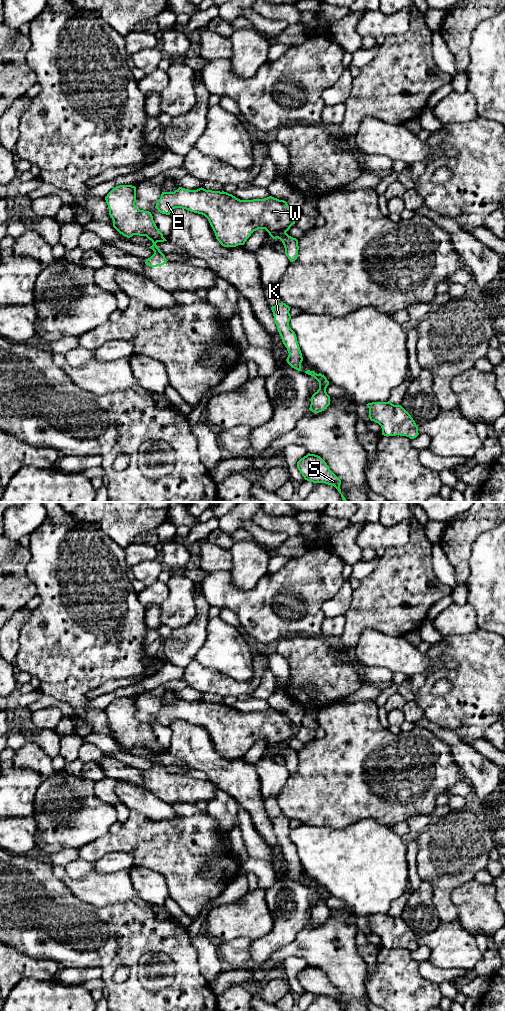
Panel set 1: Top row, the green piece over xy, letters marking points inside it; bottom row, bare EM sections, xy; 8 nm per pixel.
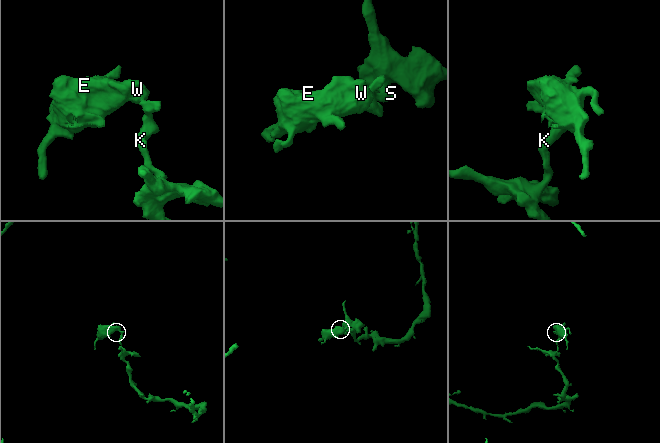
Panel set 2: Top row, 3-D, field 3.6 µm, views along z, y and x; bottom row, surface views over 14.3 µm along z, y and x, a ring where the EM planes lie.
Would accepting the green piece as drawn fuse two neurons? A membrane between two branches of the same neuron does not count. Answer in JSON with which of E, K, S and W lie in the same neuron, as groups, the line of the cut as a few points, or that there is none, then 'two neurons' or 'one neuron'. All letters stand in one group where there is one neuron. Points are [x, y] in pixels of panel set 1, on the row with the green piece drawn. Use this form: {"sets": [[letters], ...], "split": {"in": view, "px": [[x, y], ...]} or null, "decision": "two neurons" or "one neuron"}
{"sets": [["E", "W"], ["K", "S"]], "split": {"in": "xy", "px": [[285, 232], [277, 237]]}, "decision": "two neurons"}

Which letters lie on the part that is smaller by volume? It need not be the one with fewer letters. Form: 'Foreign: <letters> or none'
Foreign: E, W

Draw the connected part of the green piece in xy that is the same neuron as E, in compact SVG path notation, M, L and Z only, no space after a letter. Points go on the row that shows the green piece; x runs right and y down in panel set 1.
M179 187L174 192L162 192L155 208L166 215L170 215L175 208L204 215L216 239L224 247L244 245L251 234L258 229L265 229L273 239L276 239L286 233L296 221L296 216L284 200L272 196L265 199L240 200L227 192L206 190L202 187L197 190Z

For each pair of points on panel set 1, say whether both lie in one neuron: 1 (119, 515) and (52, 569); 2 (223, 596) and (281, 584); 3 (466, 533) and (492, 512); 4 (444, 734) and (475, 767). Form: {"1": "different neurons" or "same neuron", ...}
{"1": "different neurons", "2": "same neuron", "3": "same neuron", "4": "same neuron"}

